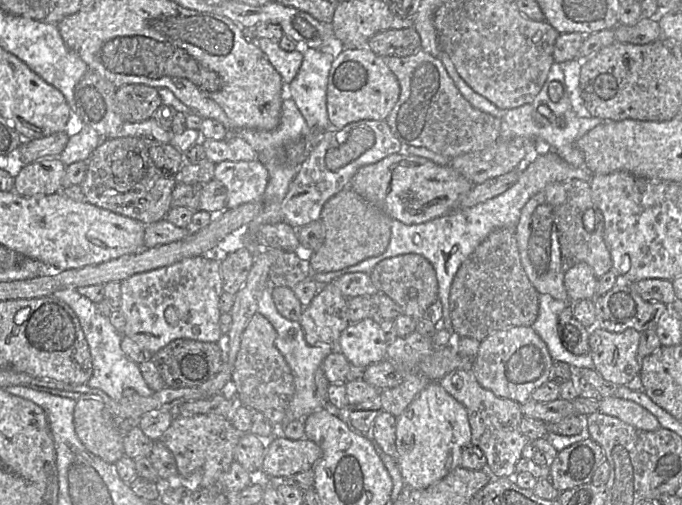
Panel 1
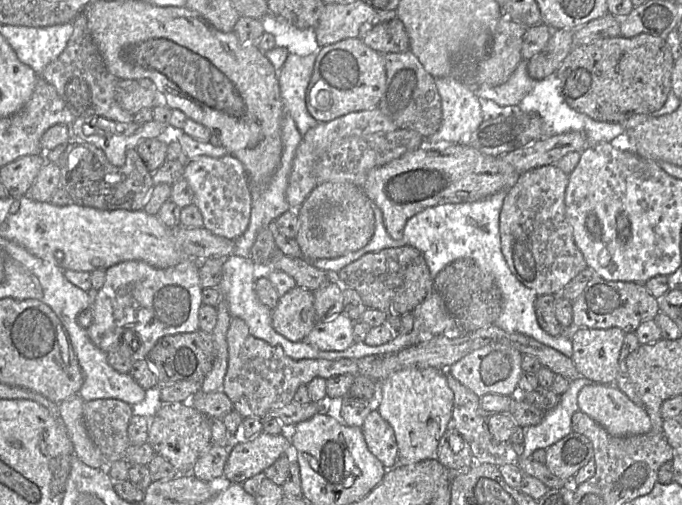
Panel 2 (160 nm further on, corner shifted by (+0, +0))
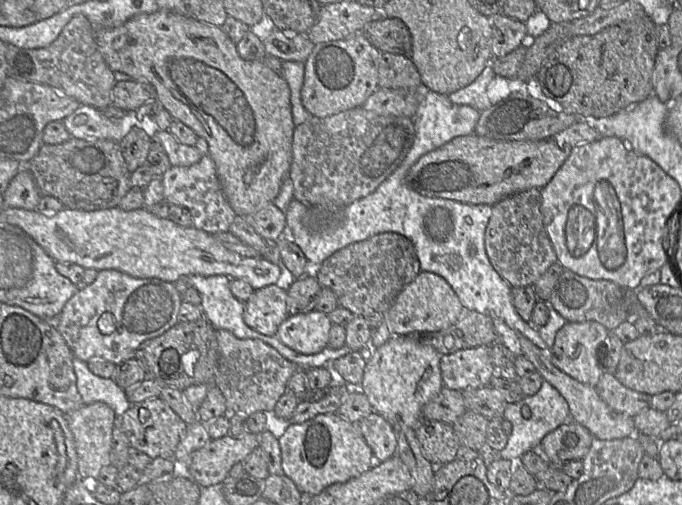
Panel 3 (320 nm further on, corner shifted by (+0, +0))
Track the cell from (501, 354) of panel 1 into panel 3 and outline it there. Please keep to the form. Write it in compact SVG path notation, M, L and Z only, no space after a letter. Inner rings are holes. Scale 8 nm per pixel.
M482 346L441 356L440 371L444 387L463 391L488 386L496 374L490 350L490 346Z

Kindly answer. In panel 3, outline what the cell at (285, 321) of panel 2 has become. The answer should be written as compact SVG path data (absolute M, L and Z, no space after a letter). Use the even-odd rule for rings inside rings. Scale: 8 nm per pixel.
M276 285L255 290L244 303L245 324L263 335L275 337L278 327L289 316L286 300L287 291Z

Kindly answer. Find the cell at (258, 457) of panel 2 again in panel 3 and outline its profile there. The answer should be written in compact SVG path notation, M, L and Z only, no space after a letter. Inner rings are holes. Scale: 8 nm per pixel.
M253 433L242 439L230 435L211 439L192 453L188 476L201 488L222 483L229 476L231 468L257 447L257 435Z

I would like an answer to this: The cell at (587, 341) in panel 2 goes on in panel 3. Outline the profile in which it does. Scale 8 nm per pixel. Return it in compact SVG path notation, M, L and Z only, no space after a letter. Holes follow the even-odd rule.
M595 321L567 322L555 336L554 344L548 349L551 363L575 380L590 386L595 386L603 371L597 365L596 351L610 334L602 324Z

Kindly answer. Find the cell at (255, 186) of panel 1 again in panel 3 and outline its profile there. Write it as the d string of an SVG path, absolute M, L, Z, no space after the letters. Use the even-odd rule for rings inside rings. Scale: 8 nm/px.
M210 156L202 157L199 162L189 167L173 166L156 178L161 178L164 201L186 208L192 216L193 227L209 234L229 232L236 214L223 194L215 164Z

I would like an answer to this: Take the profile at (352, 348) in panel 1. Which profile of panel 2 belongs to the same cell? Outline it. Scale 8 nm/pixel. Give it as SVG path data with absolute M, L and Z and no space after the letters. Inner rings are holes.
M345 314L318 321L305 341L312 347L322 351L343 351L354 343L354 321Z

